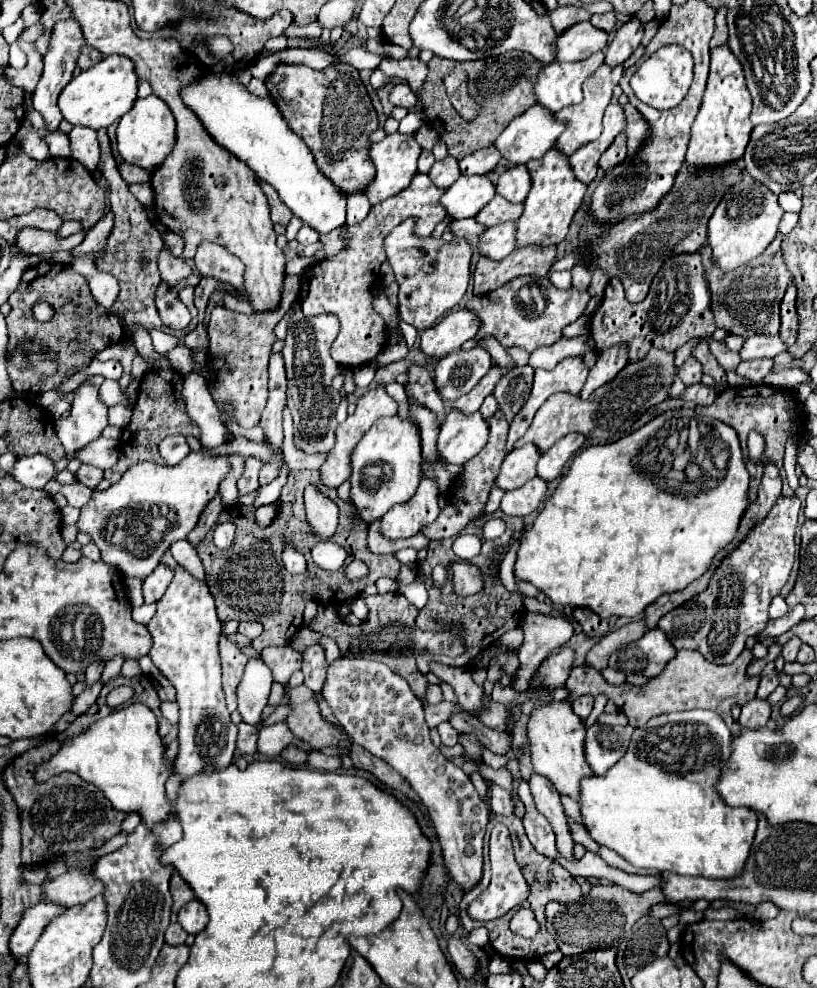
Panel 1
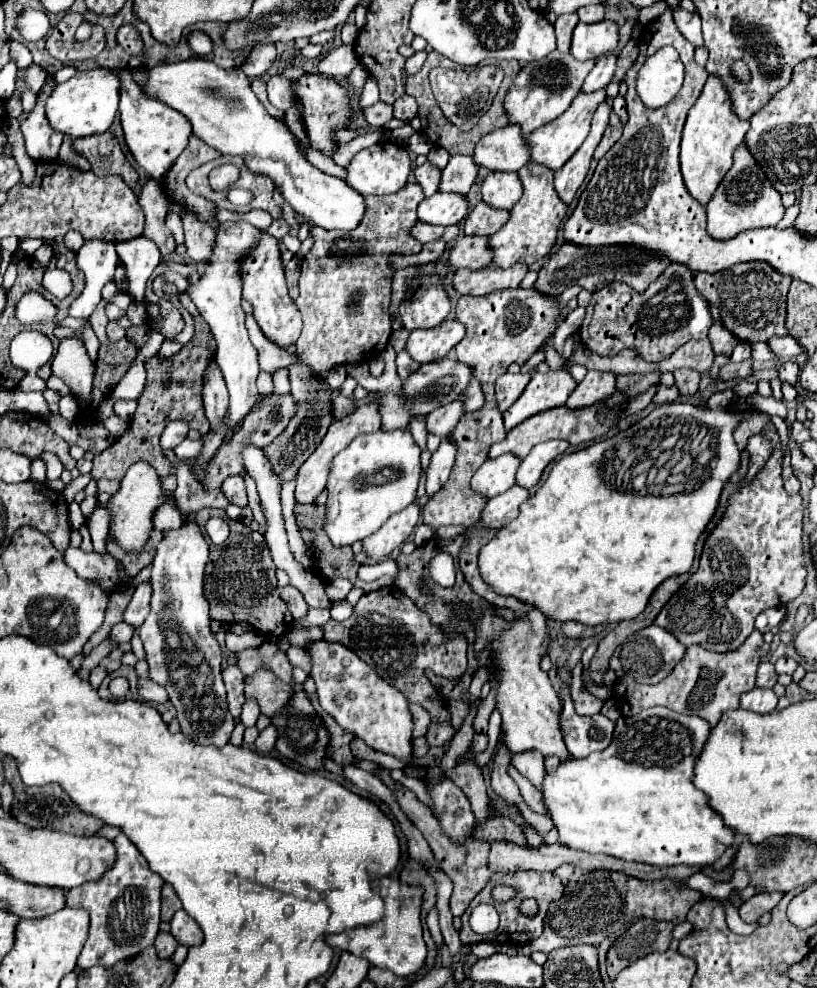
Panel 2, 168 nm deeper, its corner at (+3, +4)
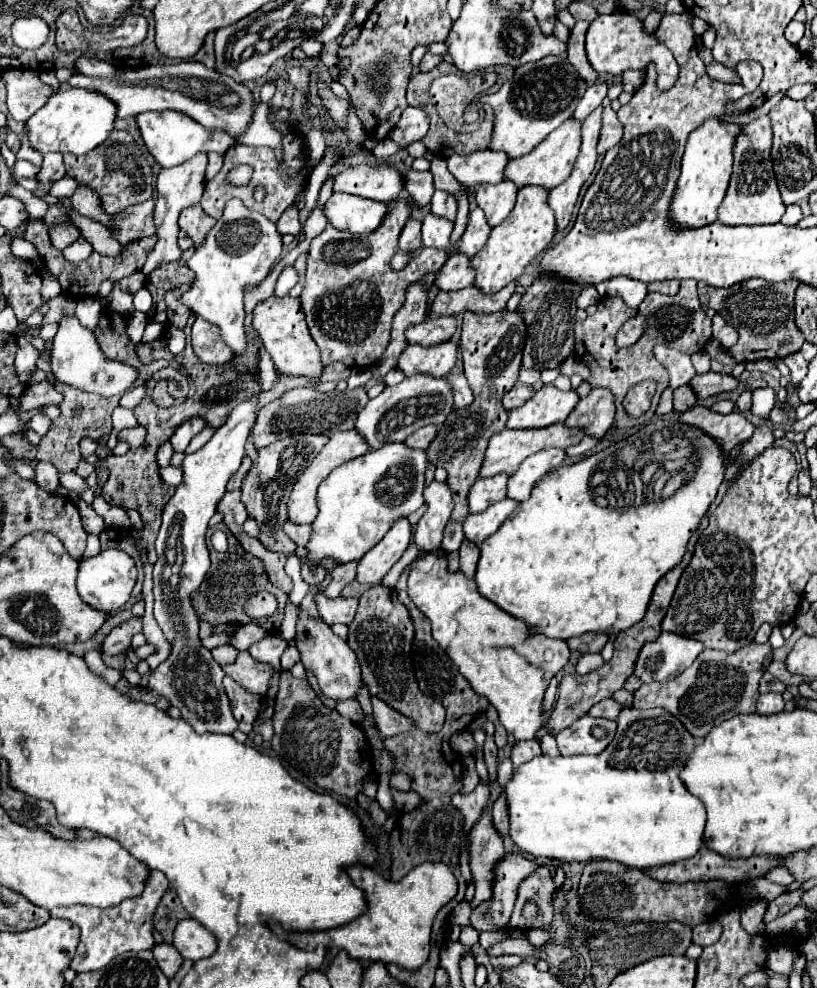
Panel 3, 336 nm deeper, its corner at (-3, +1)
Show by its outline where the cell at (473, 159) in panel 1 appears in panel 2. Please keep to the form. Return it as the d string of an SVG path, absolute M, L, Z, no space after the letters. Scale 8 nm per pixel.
M450 156L448 166L442 170L438 192L454 192L466 196L476 180L476 174L478 166L470 156Z

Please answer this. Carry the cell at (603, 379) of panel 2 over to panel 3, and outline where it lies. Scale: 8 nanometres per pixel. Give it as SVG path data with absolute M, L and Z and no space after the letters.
M596 387L588 393L588 397L580 399L574 411L564 421L568 427L580 427L588 435L602 437L612 425L616 415L614 395L606 387Z

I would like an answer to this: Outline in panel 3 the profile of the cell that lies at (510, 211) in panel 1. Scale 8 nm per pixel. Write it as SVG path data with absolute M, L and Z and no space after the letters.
M476 207L470 213L470 221L468 221L464 235L460 237L460 251L466 255L476 255L488 241L490 231L492 231L492 227L488 225L484 211L480 211L480 207Z

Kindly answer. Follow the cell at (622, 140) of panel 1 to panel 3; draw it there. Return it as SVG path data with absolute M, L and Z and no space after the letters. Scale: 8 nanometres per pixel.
M604 107L602 119L604 119L604 125L602 125L600 141L598 141L598 153L600 155L604 155L614 145L618 145L622 139L622 133L624 133L622 123L618 121L618 115L616 115L616 111L612 111L612 107Z

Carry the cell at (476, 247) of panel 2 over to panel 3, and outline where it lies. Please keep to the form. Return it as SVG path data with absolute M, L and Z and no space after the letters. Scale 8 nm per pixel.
M452 253L442 269L436 273L436 287L442 291L454 291L454 289L464 289L474 283L476 271L472 267L472 259L464 253Z

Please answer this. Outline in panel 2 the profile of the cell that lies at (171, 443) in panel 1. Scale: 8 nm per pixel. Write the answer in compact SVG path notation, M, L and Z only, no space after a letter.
M176 420L176 422L170 422L166 426L166 430L162 432L162 438L160 438L160 444L162 448L170 448L174 450L186 436L188 436L188 424L184 420Z

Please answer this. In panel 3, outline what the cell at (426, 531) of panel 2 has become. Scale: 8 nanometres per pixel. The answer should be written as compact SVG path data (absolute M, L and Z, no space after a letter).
M432 481L424 489L424 499L428 503L428 511L422 515L422 519L416 525L414 531L414 543L420 551L432 551L440 547L442 531L448 523L448 517L452 513L452 491L448 483Z

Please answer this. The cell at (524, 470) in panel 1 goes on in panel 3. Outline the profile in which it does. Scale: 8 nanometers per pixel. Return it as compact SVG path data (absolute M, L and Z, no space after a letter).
M506 473L488 477L488 479L478 479L468 493L470 513L480 513L480 511L488 509L492 503L502 501L506 497L506 487L508 487Z

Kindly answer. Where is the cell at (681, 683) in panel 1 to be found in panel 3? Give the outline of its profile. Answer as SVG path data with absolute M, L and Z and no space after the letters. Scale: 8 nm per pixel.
M750 643L736 653L724 653L714 649L704 649L696 661L676 679L668 683L648 683L642 685L634 693L634 707L636 709L654 709L662 707L678 717L684 727L696 737L706 737L716 725L730 719L732 715L740 713L754 713L756 699L758 699L758 681L766 667L772 661L772 647L770 643L758 645Z

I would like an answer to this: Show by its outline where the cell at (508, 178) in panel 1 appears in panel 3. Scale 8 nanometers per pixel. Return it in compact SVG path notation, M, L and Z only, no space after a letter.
M502 181L496 185L484 183L476 187L478 207L484 209L486 219L492 227L502 223L510 215L510 211L516 205L516 193L518 193L518 187L510 181Z

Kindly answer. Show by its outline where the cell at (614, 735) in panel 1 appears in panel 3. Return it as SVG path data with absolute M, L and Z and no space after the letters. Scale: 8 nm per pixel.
M584 715L570 727L558 731L556 743L564 757L598 755L610 745L614 733L616 733L616 721L594 719L590 715Z

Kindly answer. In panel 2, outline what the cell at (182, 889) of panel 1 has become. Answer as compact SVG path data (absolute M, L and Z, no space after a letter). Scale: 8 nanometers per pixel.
M164 884L164 888L162 888L162 922L170 922L174 912L180 908L182 908L182 904L178 902L174 888L170 884Z

